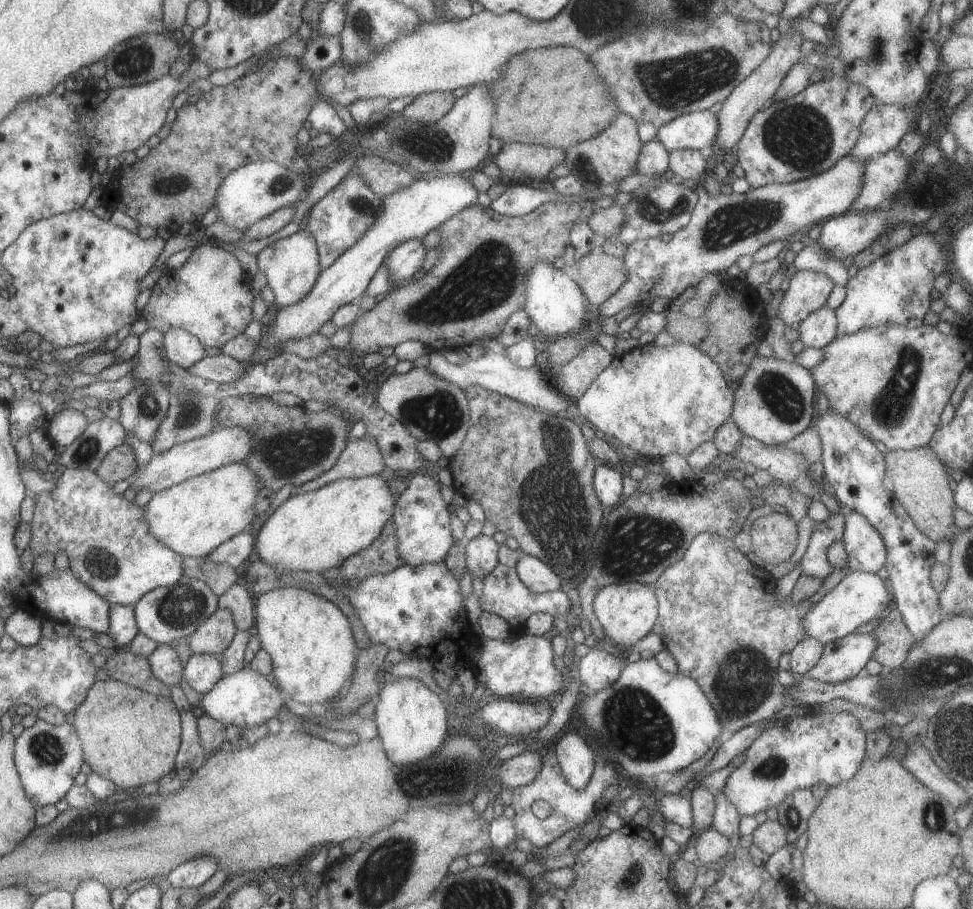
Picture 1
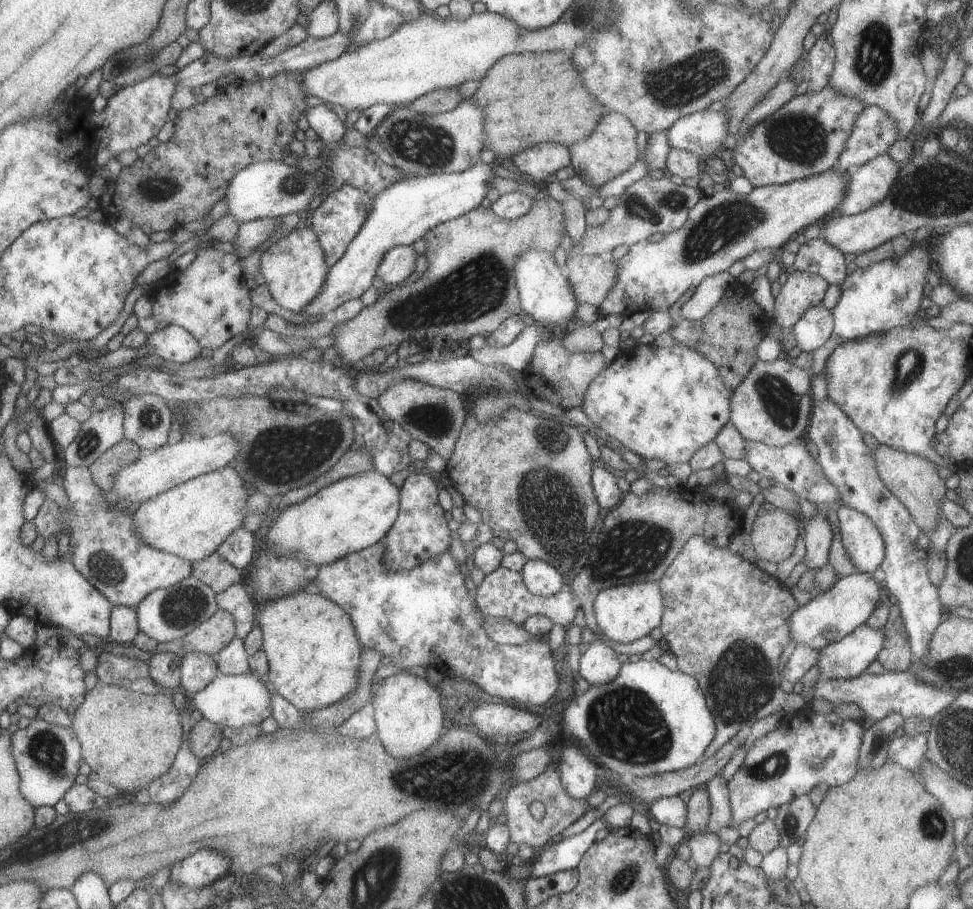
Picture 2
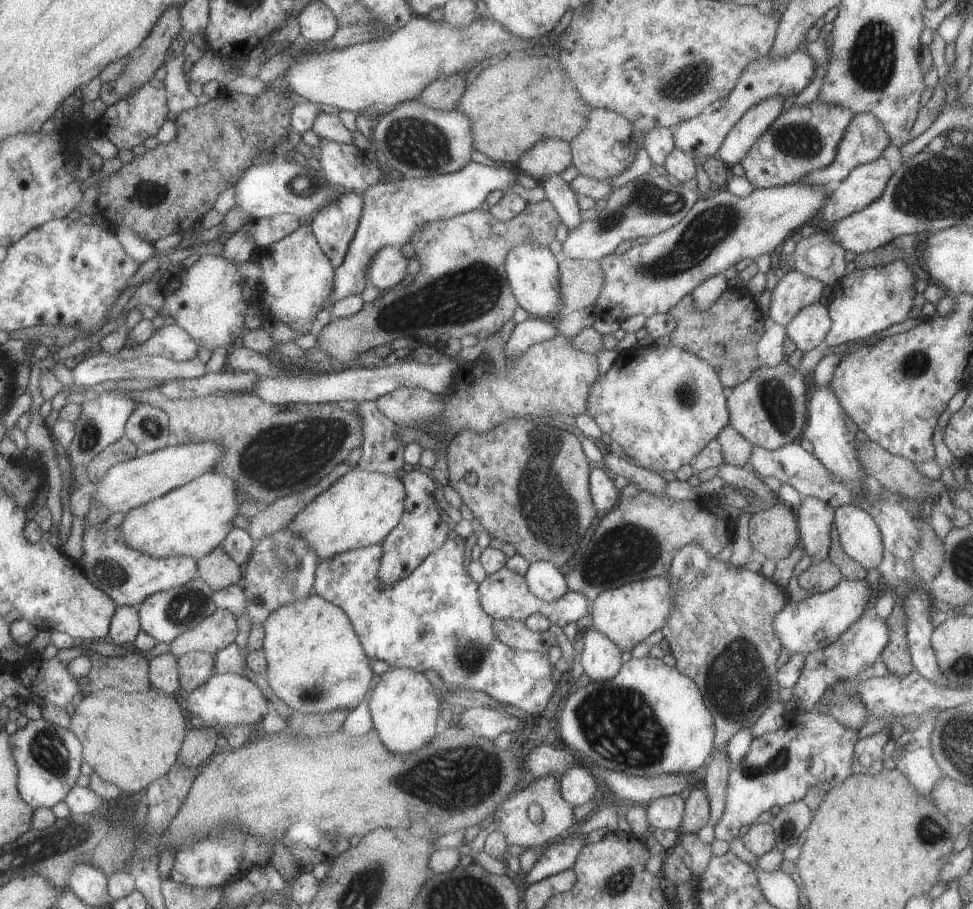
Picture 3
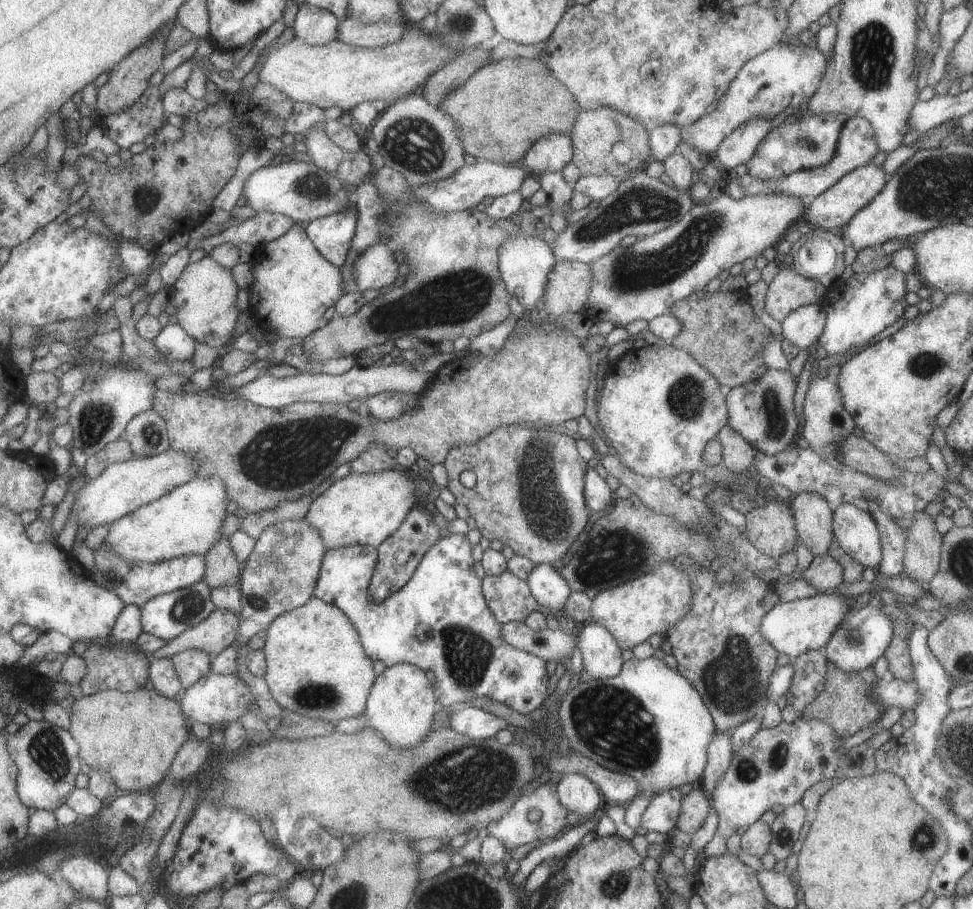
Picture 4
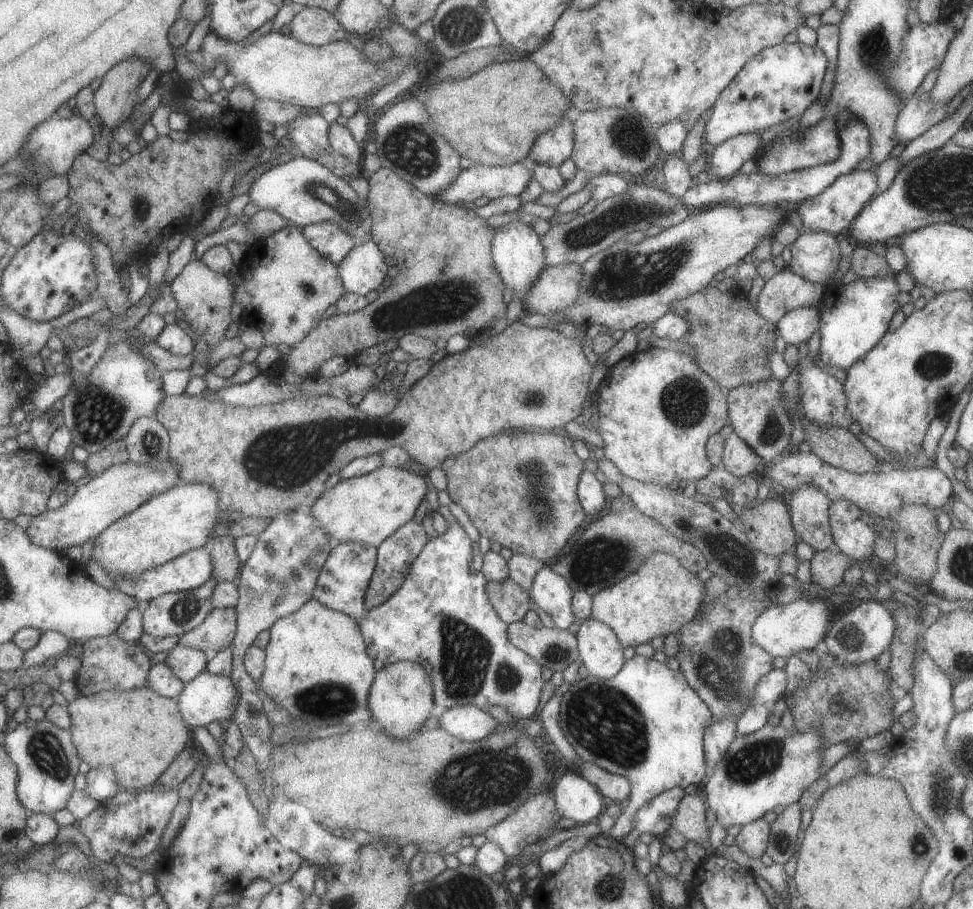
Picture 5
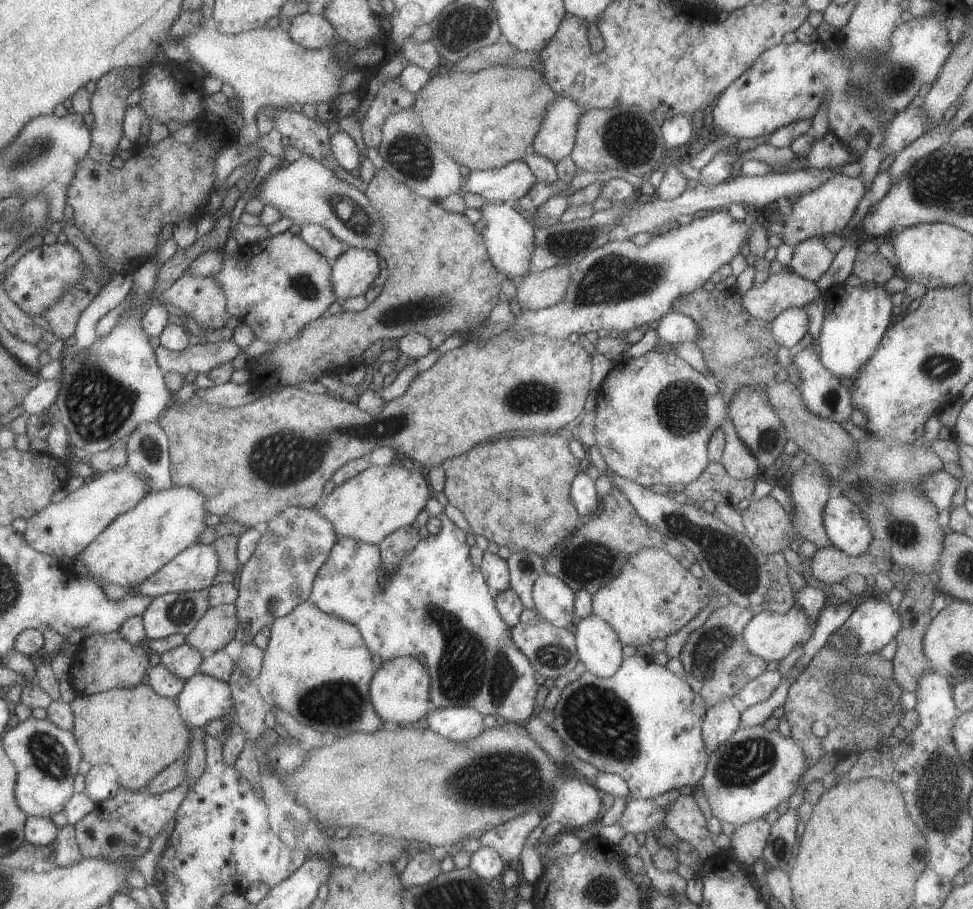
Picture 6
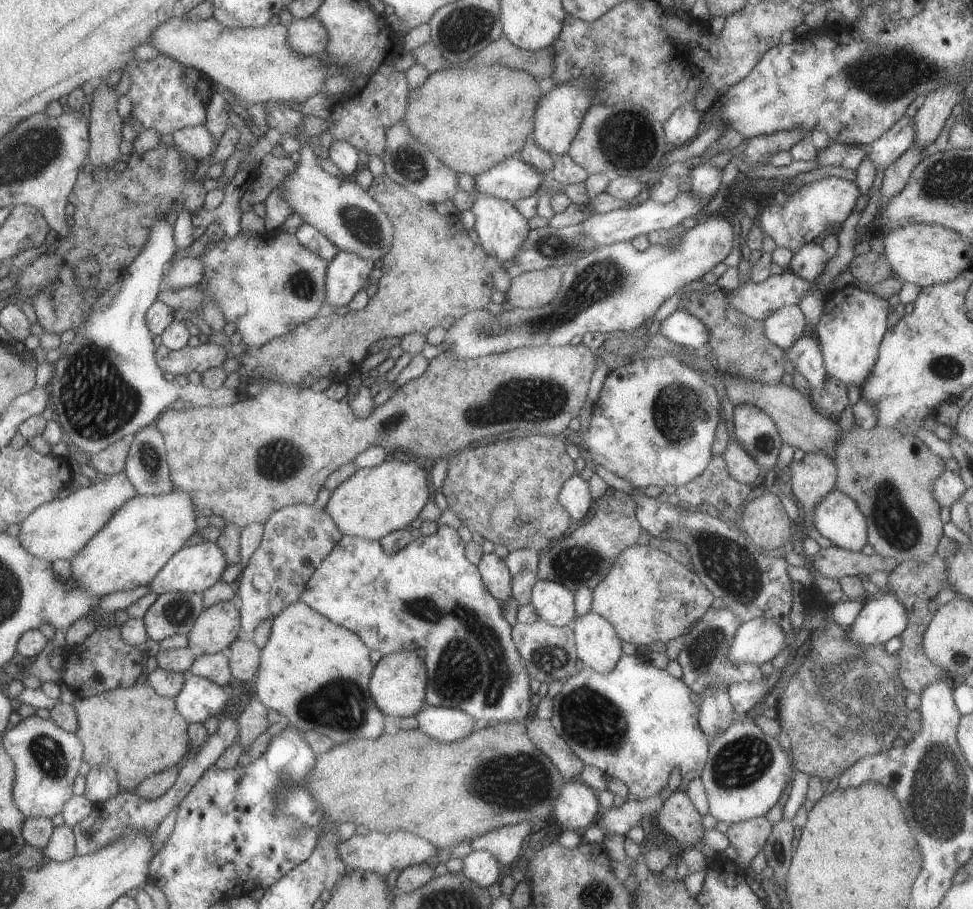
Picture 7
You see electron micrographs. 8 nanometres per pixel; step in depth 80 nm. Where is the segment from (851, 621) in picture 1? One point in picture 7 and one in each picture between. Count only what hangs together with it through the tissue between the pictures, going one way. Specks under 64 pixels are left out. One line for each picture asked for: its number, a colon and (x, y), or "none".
2: (828, 617)
3: (809, 625)
4: (794, 627)
5: (781, 630)
6: (772, 636)
7: (758, 640)

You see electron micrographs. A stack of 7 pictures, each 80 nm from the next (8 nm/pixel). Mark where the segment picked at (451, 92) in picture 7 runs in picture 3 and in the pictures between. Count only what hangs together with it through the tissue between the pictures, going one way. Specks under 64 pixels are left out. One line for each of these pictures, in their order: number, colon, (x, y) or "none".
3: (521, 99)
4: (503, 107)
5: (492, 117)
6: (486, 119)

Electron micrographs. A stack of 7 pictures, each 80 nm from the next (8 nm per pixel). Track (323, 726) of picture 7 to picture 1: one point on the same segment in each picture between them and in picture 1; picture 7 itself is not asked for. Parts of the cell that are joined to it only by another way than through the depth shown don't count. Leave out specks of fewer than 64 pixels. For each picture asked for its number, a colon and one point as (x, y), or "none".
1: (309, 640)
2: (313, 655)
3: (315, 663)
4: (316, 667)
5: (316, 666)
6: (316, 667)

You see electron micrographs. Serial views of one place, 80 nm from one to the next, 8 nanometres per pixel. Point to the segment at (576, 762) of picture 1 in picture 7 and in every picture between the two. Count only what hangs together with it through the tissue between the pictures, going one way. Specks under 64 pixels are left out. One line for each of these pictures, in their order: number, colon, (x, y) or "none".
2: (576, 772)
3: (577, 786)
4: (577, 793)
5: (575, 797)
6: (576, 802)
7: (575, 808)

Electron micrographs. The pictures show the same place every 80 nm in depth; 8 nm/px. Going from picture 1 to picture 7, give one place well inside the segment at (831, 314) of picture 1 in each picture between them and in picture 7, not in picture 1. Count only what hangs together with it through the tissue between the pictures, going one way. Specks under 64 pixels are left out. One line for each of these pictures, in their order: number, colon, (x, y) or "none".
2: (814, 326)
3: (807, 329)
4: (802, 327)
5: (796, 326)
6: (789, 326)
7: (783, 327)

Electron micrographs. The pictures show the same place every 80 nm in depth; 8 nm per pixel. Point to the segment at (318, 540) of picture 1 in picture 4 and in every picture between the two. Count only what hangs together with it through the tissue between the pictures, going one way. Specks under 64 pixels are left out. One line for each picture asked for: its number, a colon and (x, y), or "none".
2: (350, 514)
3: (361, 507)
4: (361, 508)

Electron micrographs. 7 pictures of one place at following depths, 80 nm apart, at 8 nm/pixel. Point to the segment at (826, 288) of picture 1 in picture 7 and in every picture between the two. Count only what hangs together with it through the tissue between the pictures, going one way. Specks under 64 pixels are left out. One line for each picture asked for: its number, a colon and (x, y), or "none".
2: (802, 290)
3: (794, 291)
4: (788, 290)
5: (784, 291)
6: (783, 290)
7: (758, 300)

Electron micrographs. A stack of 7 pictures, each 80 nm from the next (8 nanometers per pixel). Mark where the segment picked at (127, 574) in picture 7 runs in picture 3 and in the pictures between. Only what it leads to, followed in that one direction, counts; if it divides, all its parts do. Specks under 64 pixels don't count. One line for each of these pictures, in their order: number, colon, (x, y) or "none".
3: (191, 520)
4: (187, 520)
5: (180, 519)
6: (137, 543)

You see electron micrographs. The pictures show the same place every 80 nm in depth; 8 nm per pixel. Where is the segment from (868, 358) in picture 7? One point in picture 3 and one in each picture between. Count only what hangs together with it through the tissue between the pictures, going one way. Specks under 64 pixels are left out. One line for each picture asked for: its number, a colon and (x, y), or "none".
3: (865, 301)
4: (856, 309)
5: (853, 317)
6: (855, 318)

